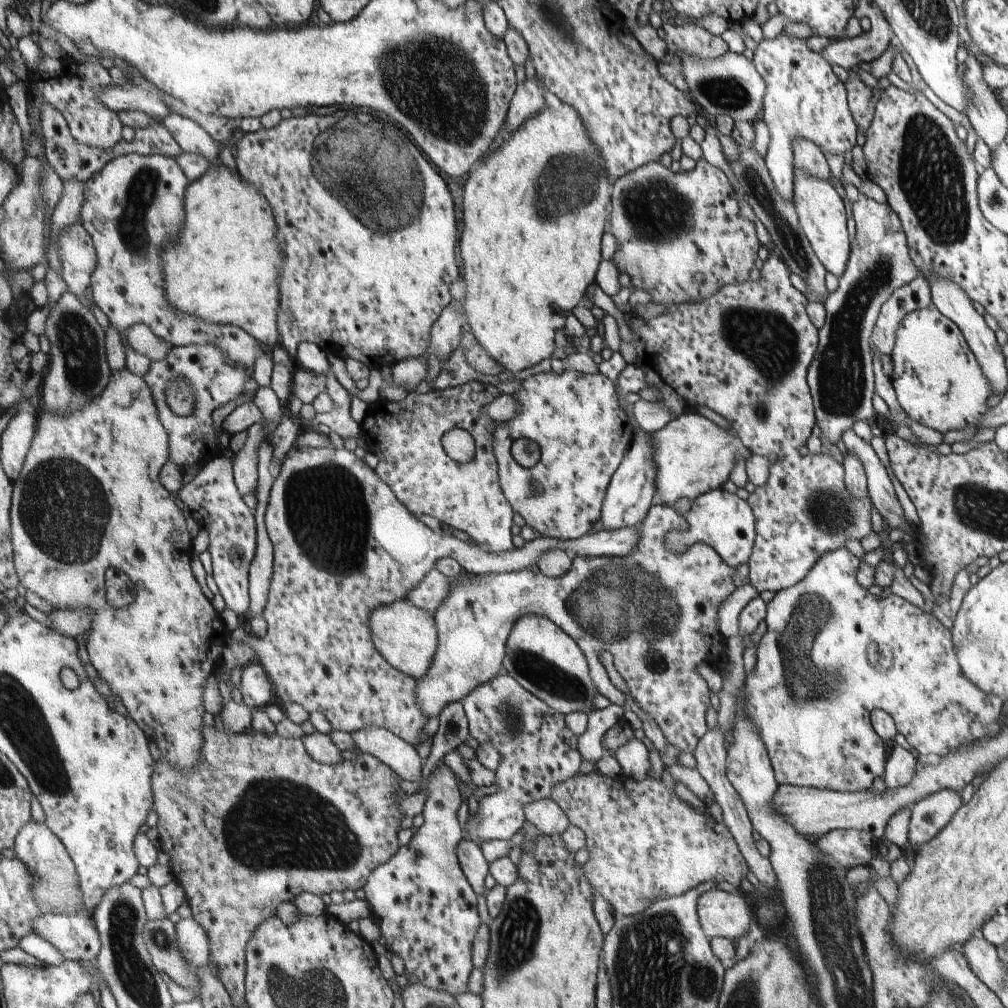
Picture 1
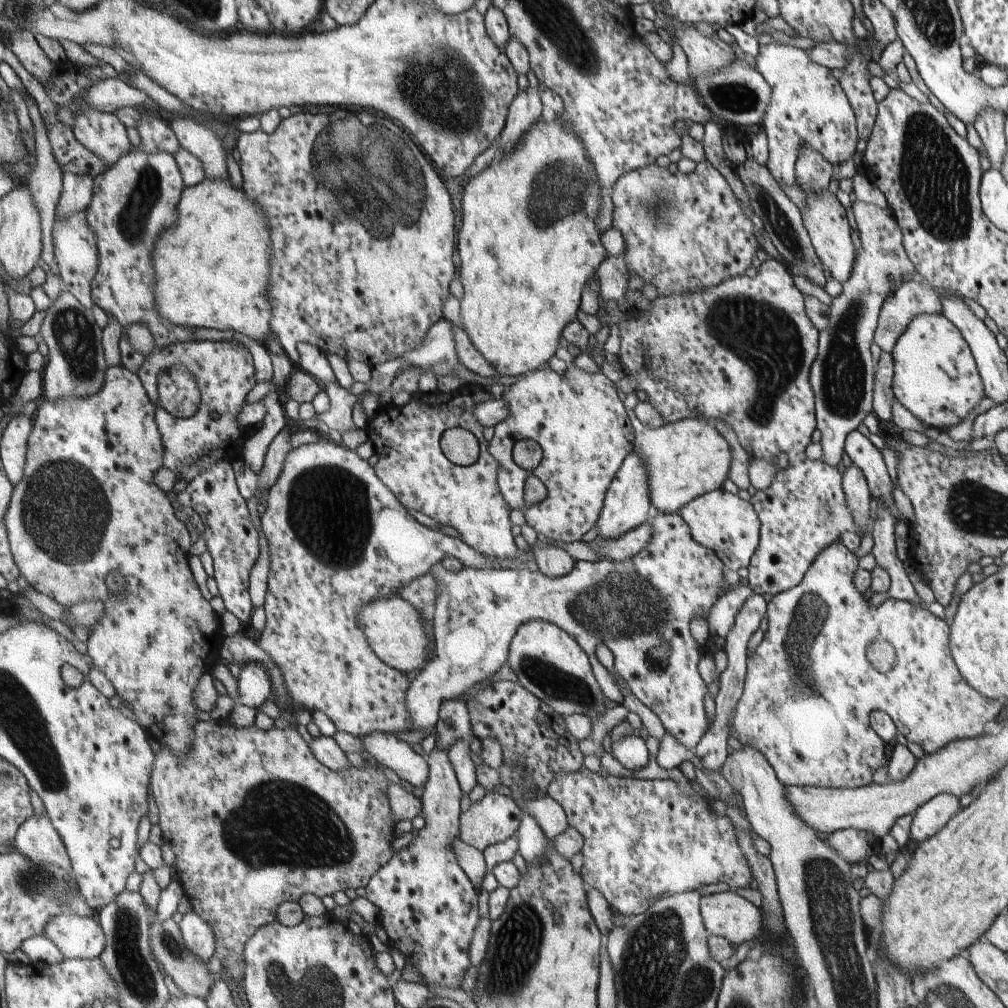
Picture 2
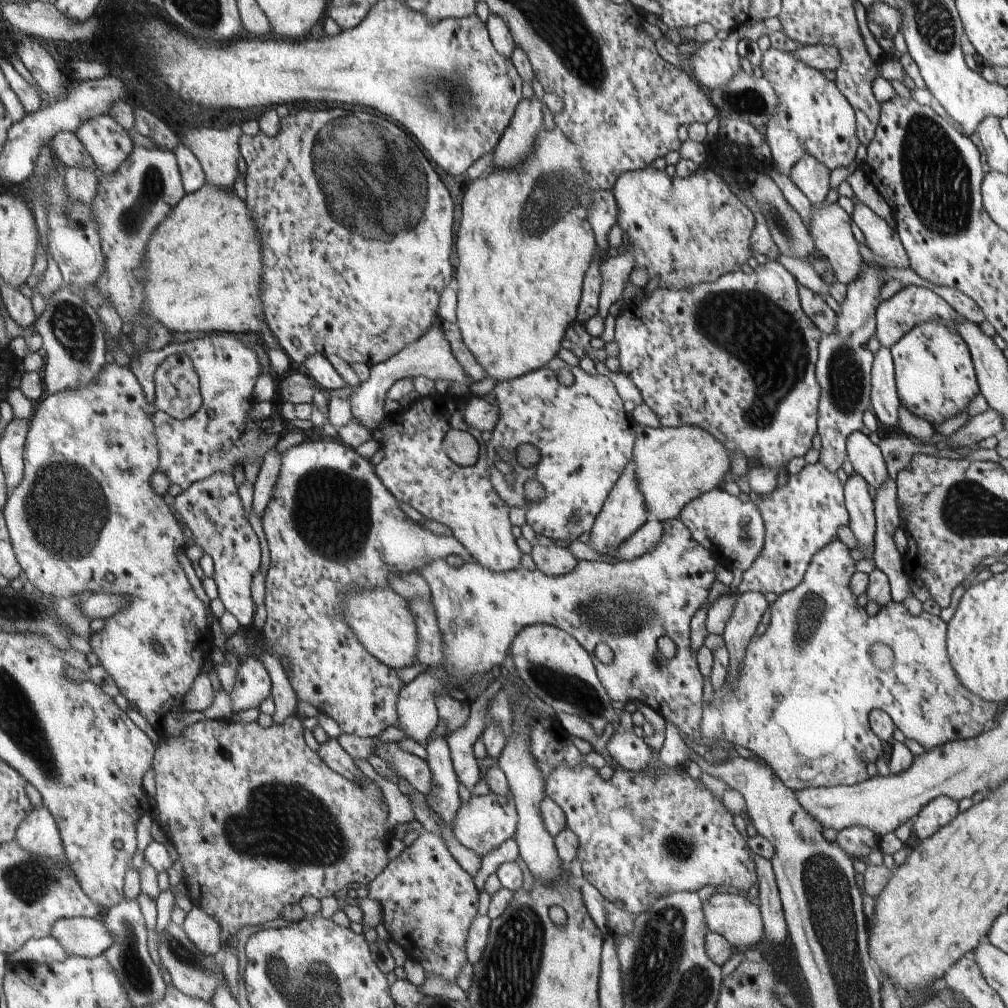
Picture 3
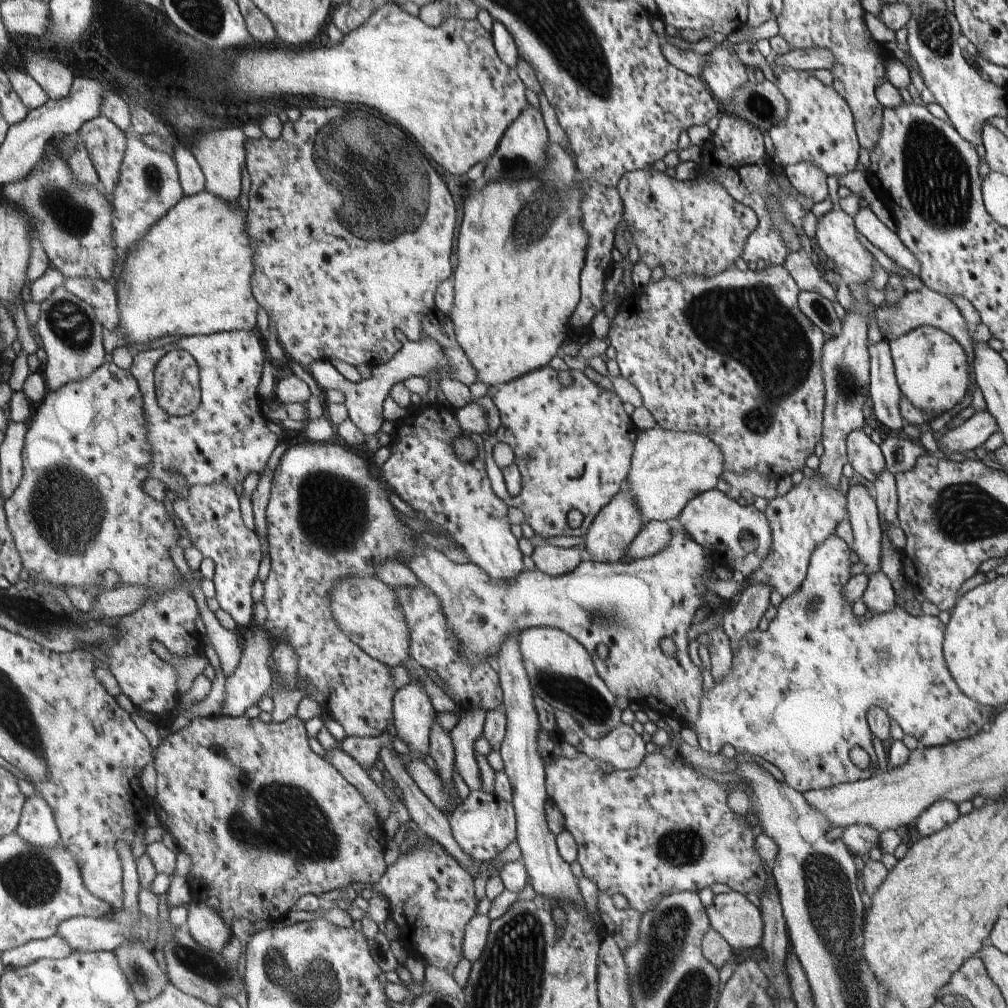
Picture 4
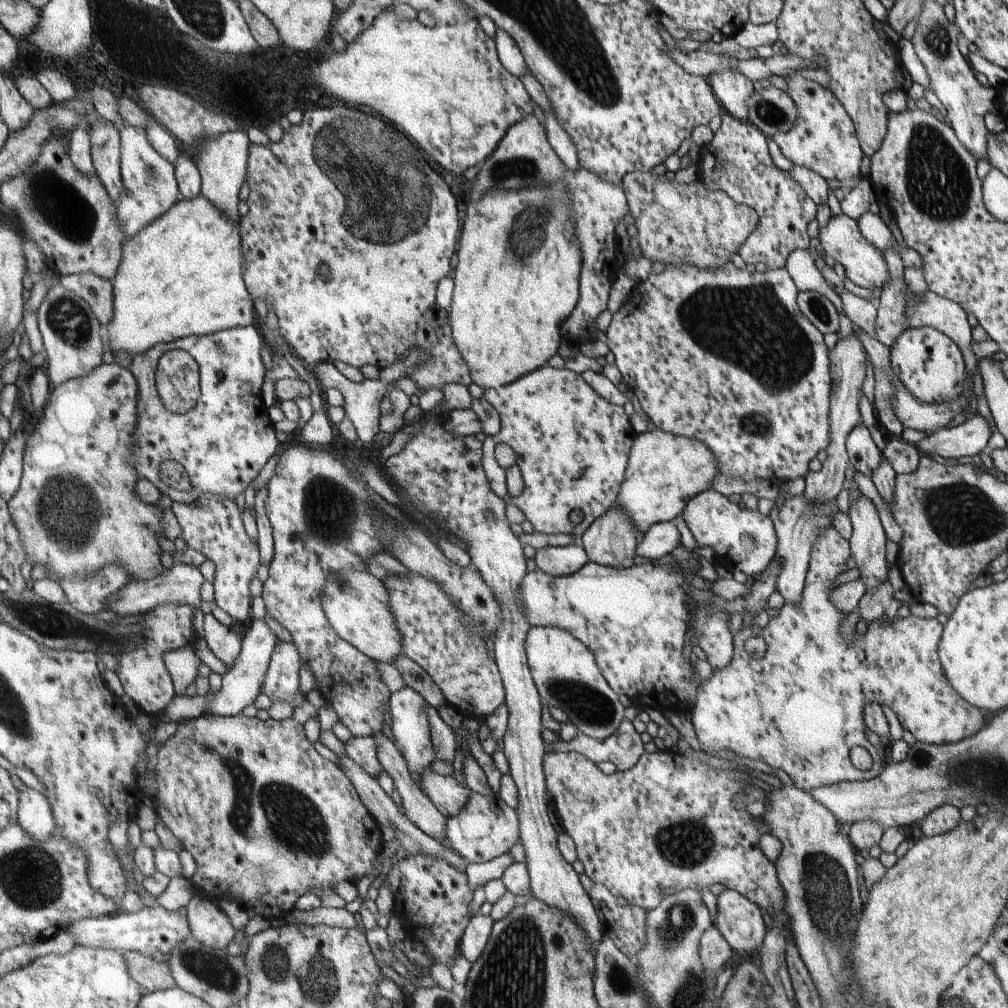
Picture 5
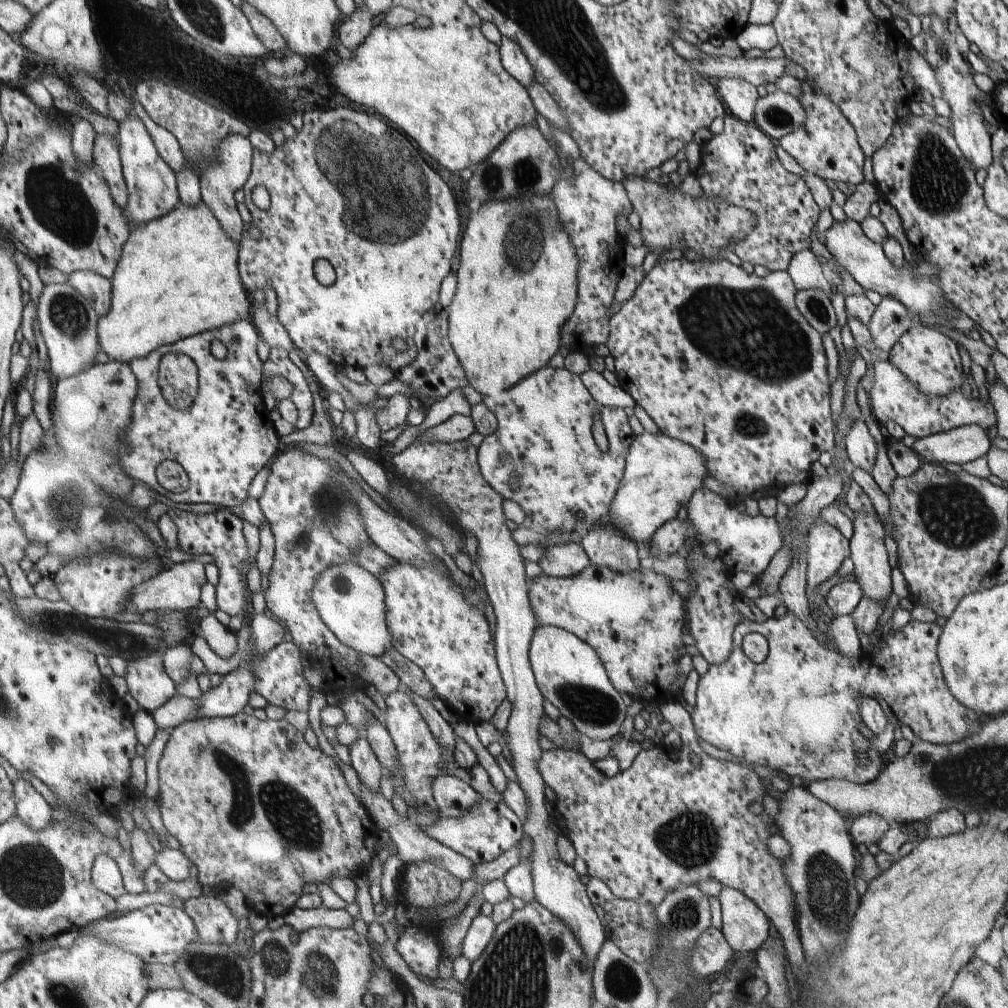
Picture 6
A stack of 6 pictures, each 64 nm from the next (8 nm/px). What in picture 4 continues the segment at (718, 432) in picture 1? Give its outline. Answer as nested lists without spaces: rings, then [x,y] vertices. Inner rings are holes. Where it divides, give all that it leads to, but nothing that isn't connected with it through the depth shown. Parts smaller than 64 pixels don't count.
[[[662,427],[641,431],[639,439],[635,441],[634,459],[631,475],[628,476],[628,485],[631,498],[642,517],[643,525],[651,521],[665,521],[666,523],[679,521],[687,505],[696,496],[715,489],[723,471],[725,471],[723,454],[706,436],[694,432],[672,431]]]

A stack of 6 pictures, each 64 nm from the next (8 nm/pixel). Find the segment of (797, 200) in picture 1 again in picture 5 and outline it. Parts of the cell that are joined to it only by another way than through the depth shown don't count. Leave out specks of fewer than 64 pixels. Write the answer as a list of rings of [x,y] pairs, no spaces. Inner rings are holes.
[[[844,214],[831,216],[826,226],[820,227],[820,245],[826,258],[832,258],[841,264],[846,271],[846,278],[861,288],[873,291],[874,288],[883,290],[891,280],[889,267],[882,258],[882,249],[872,245],[860,233],[857,221]]]

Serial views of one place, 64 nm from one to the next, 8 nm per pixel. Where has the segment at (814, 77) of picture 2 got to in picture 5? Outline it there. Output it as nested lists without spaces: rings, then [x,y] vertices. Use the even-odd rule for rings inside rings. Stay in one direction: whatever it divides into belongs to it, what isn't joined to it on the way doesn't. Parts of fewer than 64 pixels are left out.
[[[796,72],[789,74],[786,78],[788,80],[786,92],[792,96],[797,105],[797,120],[789,132],[772,137],[780,151],[796,167],[812,168],[814,173],[822,175],[829,183],[863,178],[860,168],[865,155],[862,153],[854,124],[842,104],[828,89],[814,80],[807,80]]]

